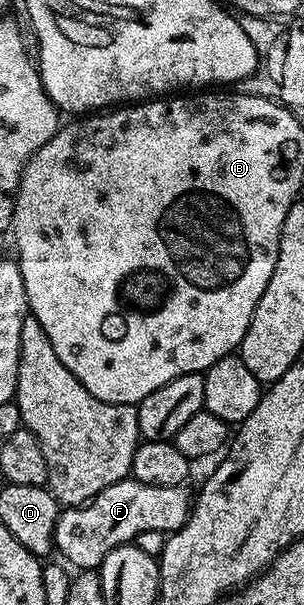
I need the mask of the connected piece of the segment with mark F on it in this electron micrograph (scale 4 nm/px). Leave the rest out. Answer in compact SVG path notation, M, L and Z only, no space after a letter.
M132 477L120 479L115 485L103 489L90 503L82 503L80 507L66 507L58 514L55 533L53 534L53 545L56 554L61 554L60 558L66 564L74 563L77 569L97 569L100 568L103 557L111 553L124 543L132 543L147 529L155 529L172 533L179 530L186 521L189 520L189 509L191 506L191 491L189 495L188 486L180 487L160 487L159 485L143 485L138 479Z

